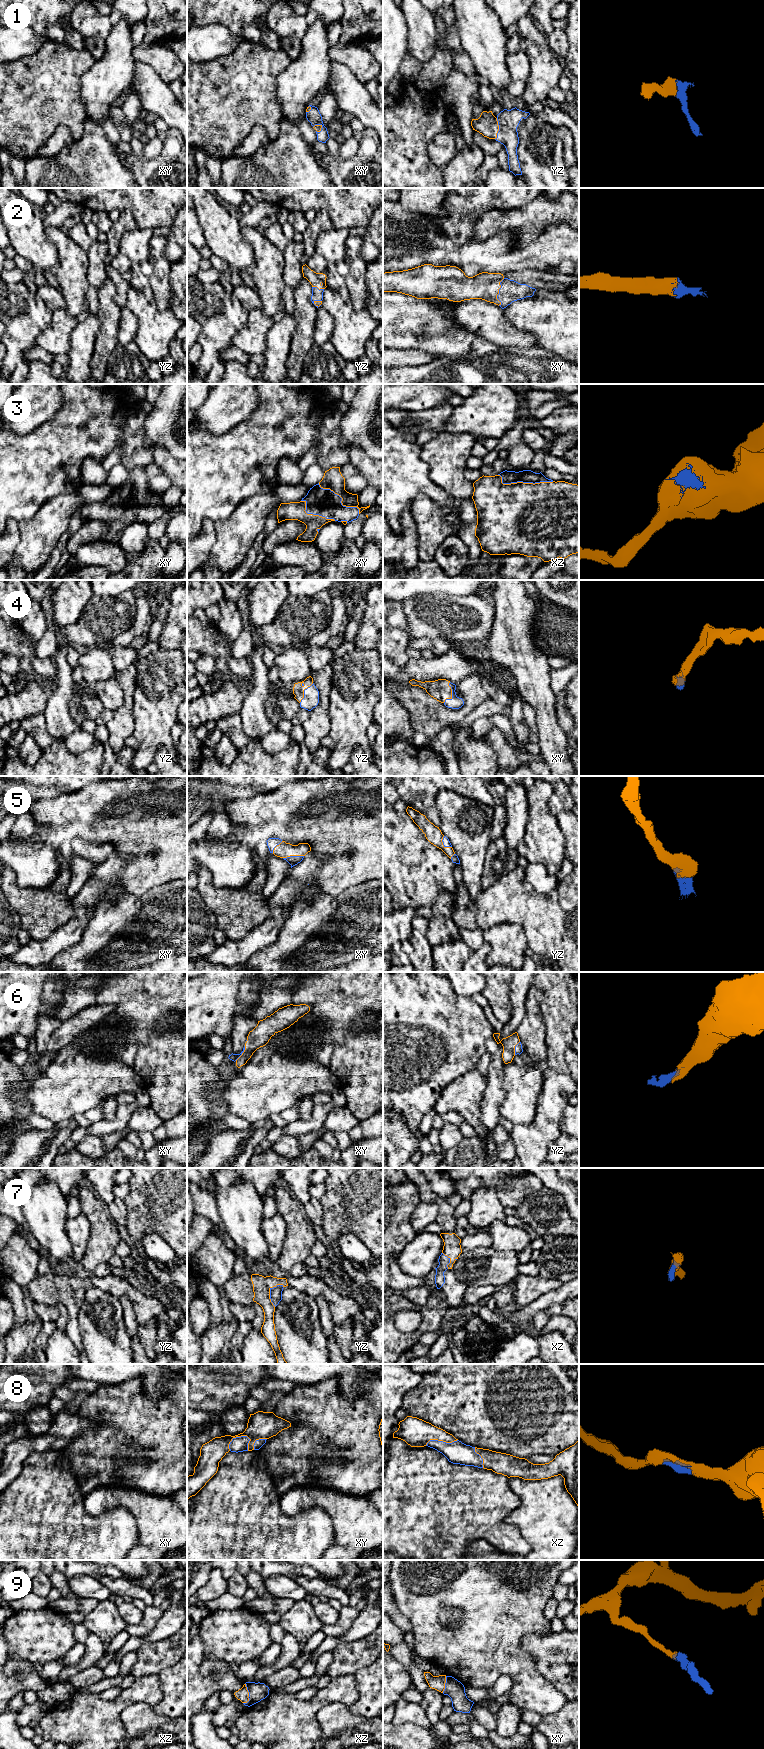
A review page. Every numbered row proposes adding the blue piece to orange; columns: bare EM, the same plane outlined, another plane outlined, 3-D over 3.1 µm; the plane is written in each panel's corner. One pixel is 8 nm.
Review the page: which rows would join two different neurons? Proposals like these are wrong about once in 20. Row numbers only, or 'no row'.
no row

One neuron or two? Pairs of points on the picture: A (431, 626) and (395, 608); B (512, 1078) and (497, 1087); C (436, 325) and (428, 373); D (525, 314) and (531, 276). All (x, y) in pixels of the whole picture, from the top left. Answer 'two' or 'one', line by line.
A: two
B: two
C: two
D: two

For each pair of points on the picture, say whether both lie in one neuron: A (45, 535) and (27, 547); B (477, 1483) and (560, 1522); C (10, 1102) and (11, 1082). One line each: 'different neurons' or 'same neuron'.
A: same neuron
B: different neurons
C: same neuron

